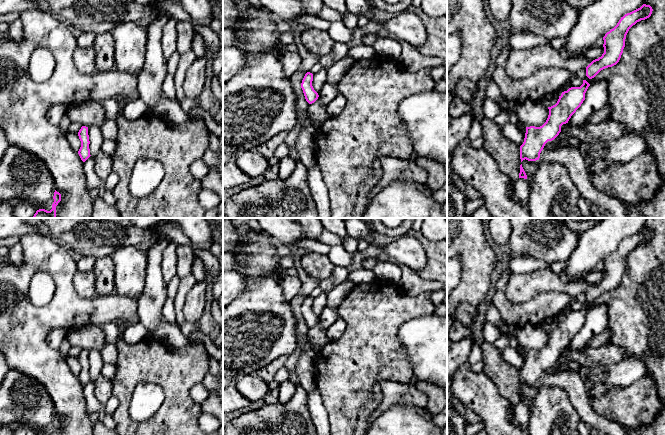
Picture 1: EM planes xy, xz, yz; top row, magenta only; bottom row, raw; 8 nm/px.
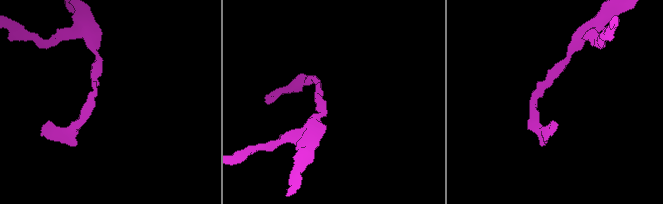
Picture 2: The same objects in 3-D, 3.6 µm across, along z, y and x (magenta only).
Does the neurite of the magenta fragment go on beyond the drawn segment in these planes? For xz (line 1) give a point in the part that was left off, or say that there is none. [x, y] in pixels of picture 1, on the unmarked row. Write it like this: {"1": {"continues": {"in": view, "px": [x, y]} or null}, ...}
{"1": {"continues": null}}

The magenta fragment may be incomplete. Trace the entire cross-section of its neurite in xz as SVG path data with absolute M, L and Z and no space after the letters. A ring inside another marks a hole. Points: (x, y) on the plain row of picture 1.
M307 296L301 307L301 312L303 314L305 323L309 328L314 327L319 321L318 317L314 314L312 310L312 305L313 305L313 298Z

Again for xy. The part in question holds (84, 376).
M82 350L78 356L79 363L81 365L81 371L78 375L78 378L83 386L85 386L91 379L89 373L89 359L88 359L88 351Z

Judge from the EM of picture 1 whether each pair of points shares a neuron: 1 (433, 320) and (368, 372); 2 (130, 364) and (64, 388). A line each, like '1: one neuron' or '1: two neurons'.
1: two neurons
2: two neurons

